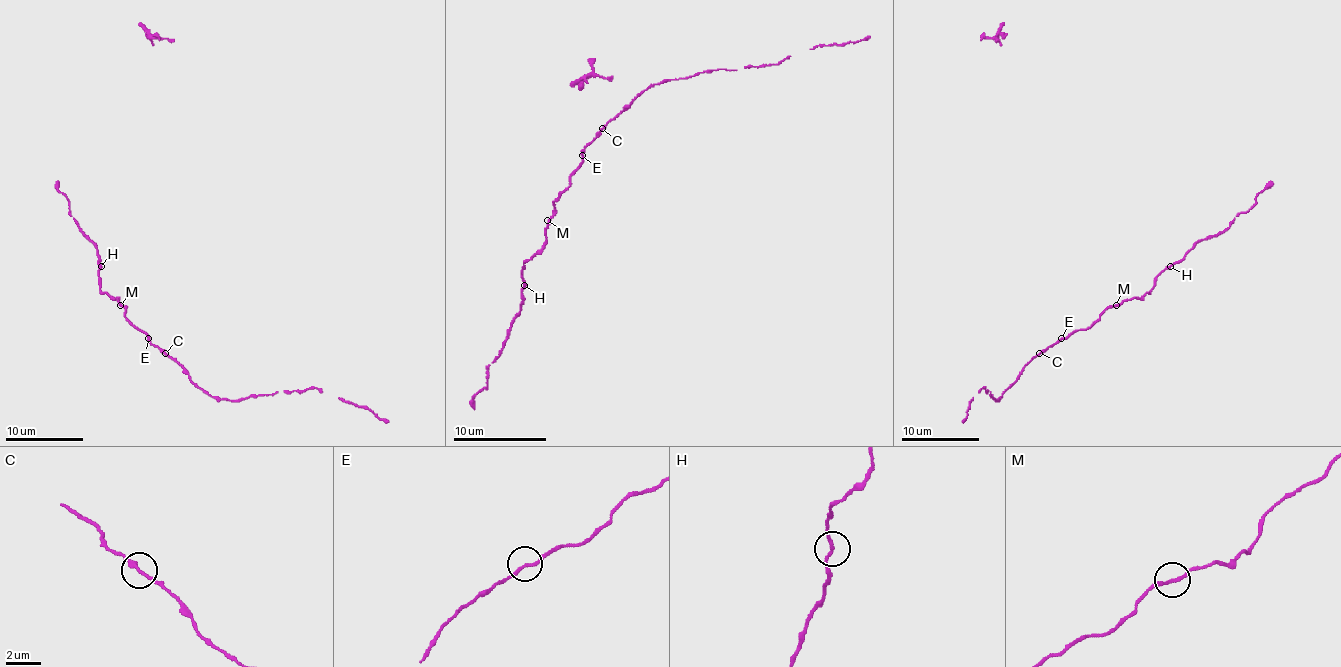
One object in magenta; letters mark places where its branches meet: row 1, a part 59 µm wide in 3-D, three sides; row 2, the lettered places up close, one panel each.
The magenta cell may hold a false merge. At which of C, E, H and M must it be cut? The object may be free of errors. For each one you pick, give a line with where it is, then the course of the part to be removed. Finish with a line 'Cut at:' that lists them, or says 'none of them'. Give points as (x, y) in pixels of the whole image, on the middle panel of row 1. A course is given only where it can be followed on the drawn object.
Cut at: none of them

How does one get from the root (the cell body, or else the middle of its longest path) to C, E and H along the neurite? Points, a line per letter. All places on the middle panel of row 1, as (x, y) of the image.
C: (550, 220), (554, 201), (571, 183), (571, 173), (582, 159), (582, 150), (601, 129)
E: (550, 220), (554, 201), (571, 183), (571, 173), (580, 164), (582, 155)
H: (550, 220), (543, 248), (524, 262), (524, 286)

